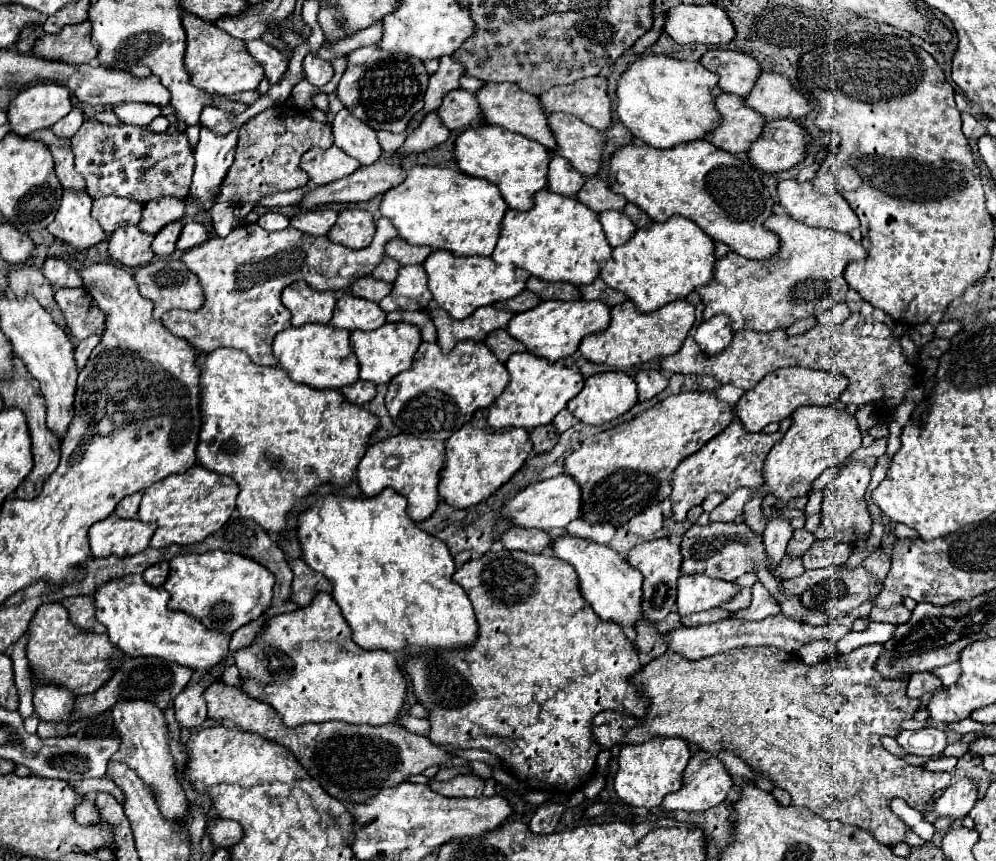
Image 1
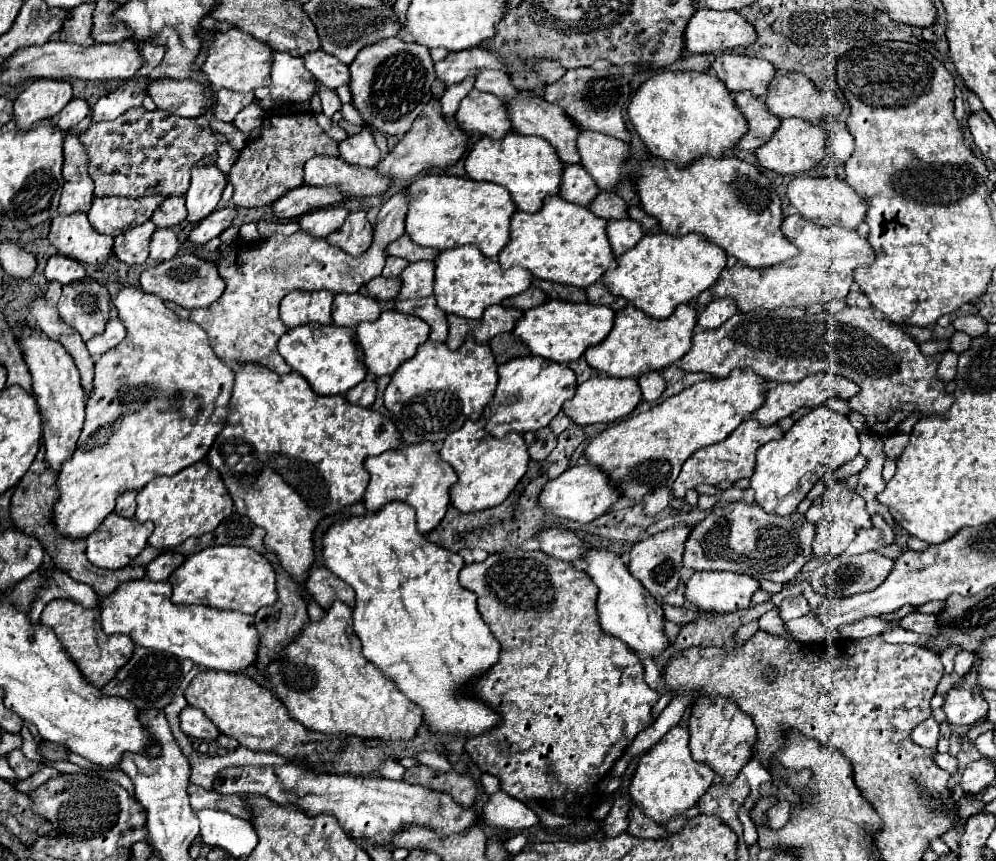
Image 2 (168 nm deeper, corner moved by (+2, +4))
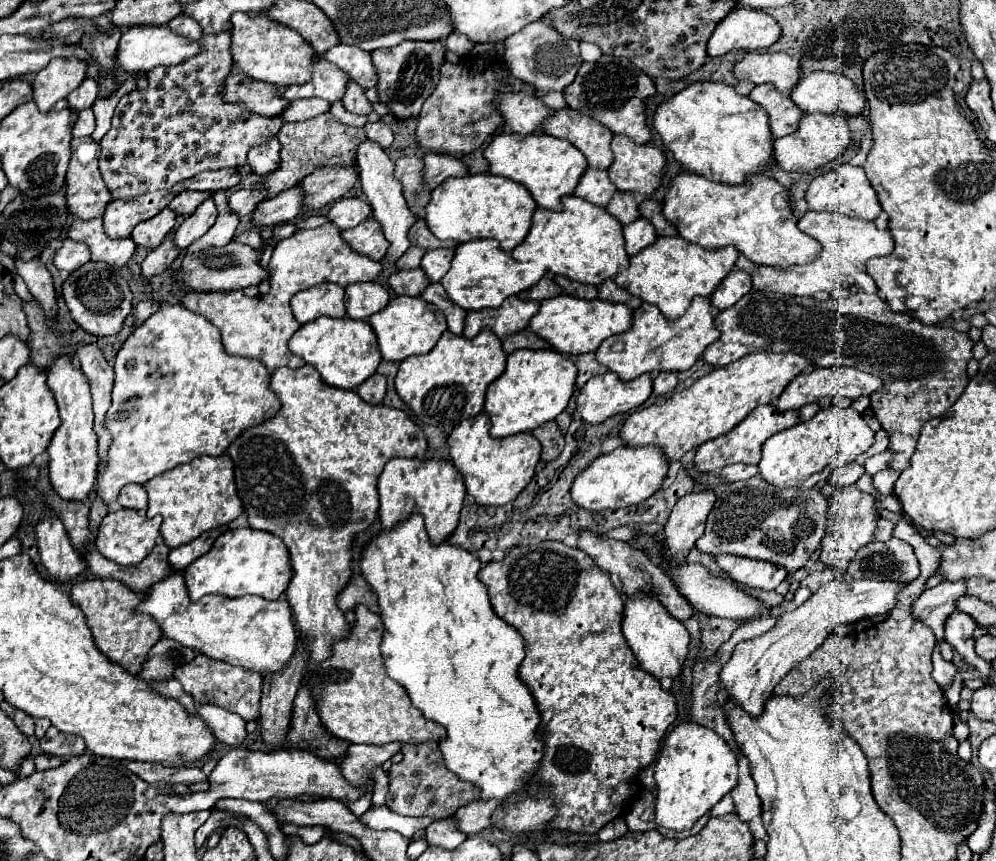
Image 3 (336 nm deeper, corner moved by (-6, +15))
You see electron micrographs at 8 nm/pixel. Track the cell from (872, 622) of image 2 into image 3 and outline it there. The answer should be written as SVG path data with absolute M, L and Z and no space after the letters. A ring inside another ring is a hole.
M942 581L926 589L912 607L916 619L928 625L936 635L936 647L944 641L944 623L956 611L956 601L966 595L966 581Z

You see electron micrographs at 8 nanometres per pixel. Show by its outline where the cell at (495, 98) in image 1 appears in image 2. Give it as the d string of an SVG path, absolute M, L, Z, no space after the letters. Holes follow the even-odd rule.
M514 96L506 100L506 110L508 110L508 118L512 122L514 132L518 134L528 134L528 136L540 136L546 142L550 142L554 146L554 150L558 152L560 160L564 164L578 164L580 156L576 152L576 136L578 136L578 126L562 112L562 108L546 102L544 98L532 96Z

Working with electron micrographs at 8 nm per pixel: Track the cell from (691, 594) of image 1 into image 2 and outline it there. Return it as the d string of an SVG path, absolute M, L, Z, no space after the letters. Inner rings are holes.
M694 572L684 590L686 602L694 604L700 610L714 610L714 612L732 612L750 606L750 596L758 590L758 580L734 572Z

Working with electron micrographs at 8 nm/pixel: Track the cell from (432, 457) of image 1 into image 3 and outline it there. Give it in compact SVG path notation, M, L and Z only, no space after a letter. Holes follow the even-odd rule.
M390 459L386 463L380 479L378 479L378 491L380 491L380 523L382 529L392 529L396 523L408 519L410 515L418 513L424 517L426 531L434 545L440 545L454 533L460 517L460 509L464 503L464 479L460 471L442 459Z

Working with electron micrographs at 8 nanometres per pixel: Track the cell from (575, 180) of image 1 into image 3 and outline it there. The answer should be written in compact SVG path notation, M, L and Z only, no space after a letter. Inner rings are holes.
M586 169L586 173L582 175L574 195L576 197L582 197L594 205L600 205L600 207L606 207L610 203L610 197L614 195L616 191L616 185L610 181L608 177L608 171L602 171L602 169Z

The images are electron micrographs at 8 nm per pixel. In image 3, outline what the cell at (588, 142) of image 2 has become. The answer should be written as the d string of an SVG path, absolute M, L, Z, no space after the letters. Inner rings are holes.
M616 135L612 139L614 165L608 169L612 183L618 191L652 195L664 175L666 155L662 149L646 143L636 145L630 137Z

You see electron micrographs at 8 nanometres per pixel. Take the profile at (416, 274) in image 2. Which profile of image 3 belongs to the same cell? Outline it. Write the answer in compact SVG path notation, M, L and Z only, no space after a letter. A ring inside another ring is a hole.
M434 249L434 251L426 251L426 255L422 257L422 269L430 277L432 283L440 281L444 277L444 273L450 269L450 261L454 257L454 251L456 249Z

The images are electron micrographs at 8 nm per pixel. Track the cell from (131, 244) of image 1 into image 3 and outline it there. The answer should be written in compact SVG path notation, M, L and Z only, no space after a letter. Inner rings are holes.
M166 207L156 217L148 219L148 221L142 221L132 231L132 239L134 239L136 245L154 249L164 241L164 237L172 231L174 225L176 225L176 213L170 207Z

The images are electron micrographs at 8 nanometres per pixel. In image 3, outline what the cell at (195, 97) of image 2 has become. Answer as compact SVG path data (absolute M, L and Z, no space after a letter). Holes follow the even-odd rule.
M244 73L230 75L226 79L224 101L236 103L248 111L254 111L260 115L272 115L272 117L282 115L284 109L290 105L286 97L278 97L276 85L254 81Z

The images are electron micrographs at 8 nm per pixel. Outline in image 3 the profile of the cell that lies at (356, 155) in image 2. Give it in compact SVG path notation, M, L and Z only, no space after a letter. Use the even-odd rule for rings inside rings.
M364 141L358 147L358 171L360 171L360 181L362 181L362 191L368 197L372 209L374 209L374 217L378 219L378 223L382 225L382 231L390 243L388 253L386 253L386 261L388 263L396 263L398 257L402 257L402 253L410 247L408 241L408 229L414 225L416 217L412 215L412 211L408 209L404 197L402 197L402 185L394 179L394 163L388 159L388 155L384 153L384 149L380 149L376 143L372 141Z

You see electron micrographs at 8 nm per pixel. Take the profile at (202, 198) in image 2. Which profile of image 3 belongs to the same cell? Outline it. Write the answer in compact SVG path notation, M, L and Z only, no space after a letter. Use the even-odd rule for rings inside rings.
M206 199L198 209L196 213L192 213L190 217L186 217L182 221L182 225L176 229L174 233L174 247L176 249L186 249L190 247L196 239L200 239L216 221L216 205L212 199Z

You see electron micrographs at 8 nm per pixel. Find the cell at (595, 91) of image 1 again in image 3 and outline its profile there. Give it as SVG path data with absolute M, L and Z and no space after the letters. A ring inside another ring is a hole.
M602 55L594 63L582 63L574 83L568 85L564 91L564 99L572 109L578 109L580 113L594 117L598 123L612 129L612 133L626 135L638 145L644 145L652 139L652 133L646 125L644 103L652 95L656 95L654 81L646 73L638 71L638 67L632 61L616 55Z

